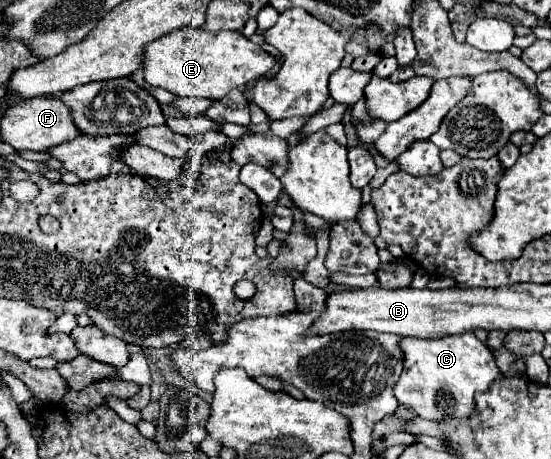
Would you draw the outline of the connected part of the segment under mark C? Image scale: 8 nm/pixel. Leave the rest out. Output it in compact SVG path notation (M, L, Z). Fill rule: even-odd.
M463 332L435 340L401 338L403 376L397 380L393 394L399 406L415 410L425 420L465 418L475 408L473 394L483 392L499 376L499 368L487 344L475 338L473 332Z

